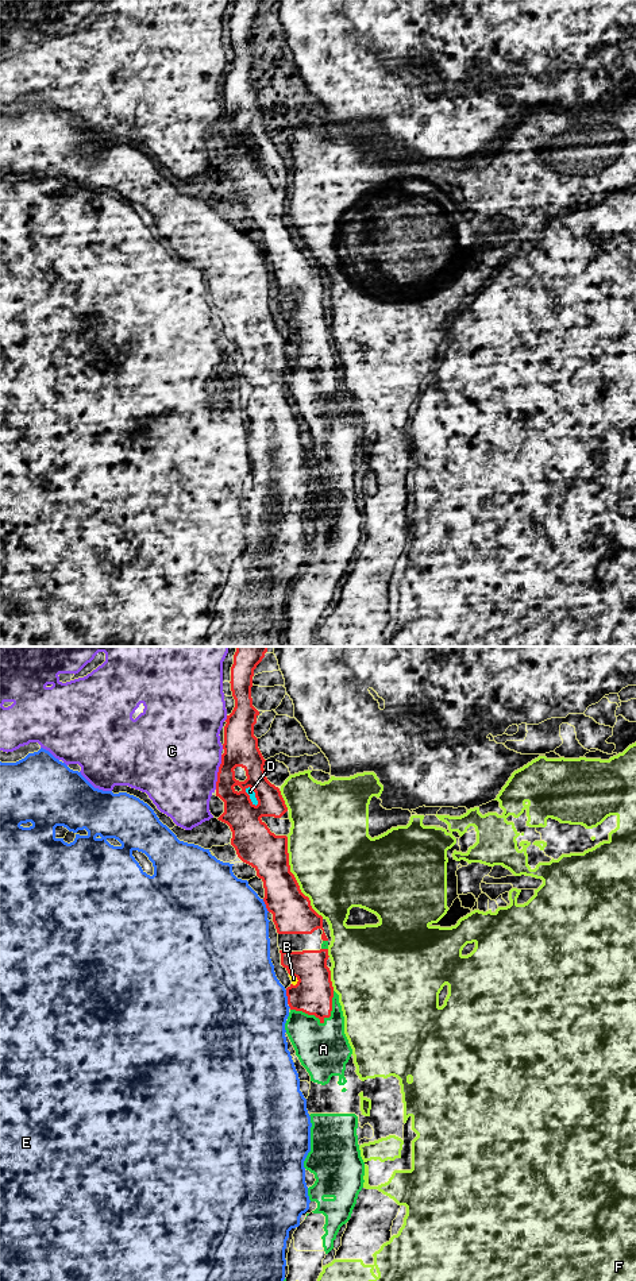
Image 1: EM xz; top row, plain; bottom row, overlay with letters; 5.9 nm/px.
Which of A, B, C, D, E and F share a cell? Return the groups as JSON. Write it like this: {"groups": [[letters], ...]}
{"groups": [["A"], ["B", "D"], ["C"], ["E"], ["F"]]}

